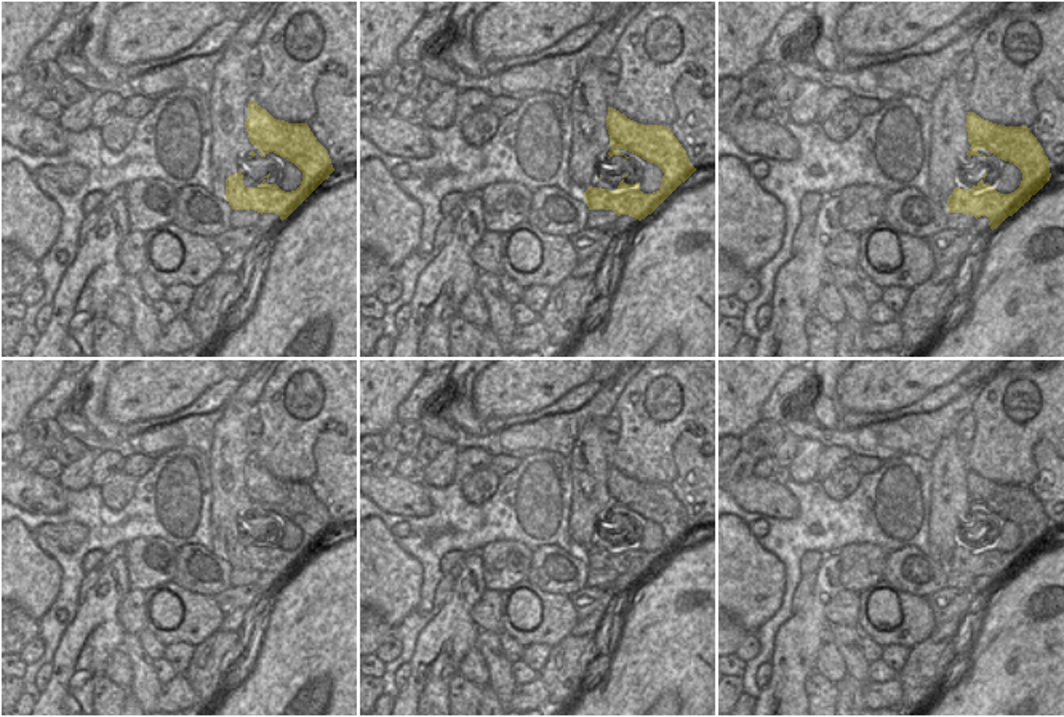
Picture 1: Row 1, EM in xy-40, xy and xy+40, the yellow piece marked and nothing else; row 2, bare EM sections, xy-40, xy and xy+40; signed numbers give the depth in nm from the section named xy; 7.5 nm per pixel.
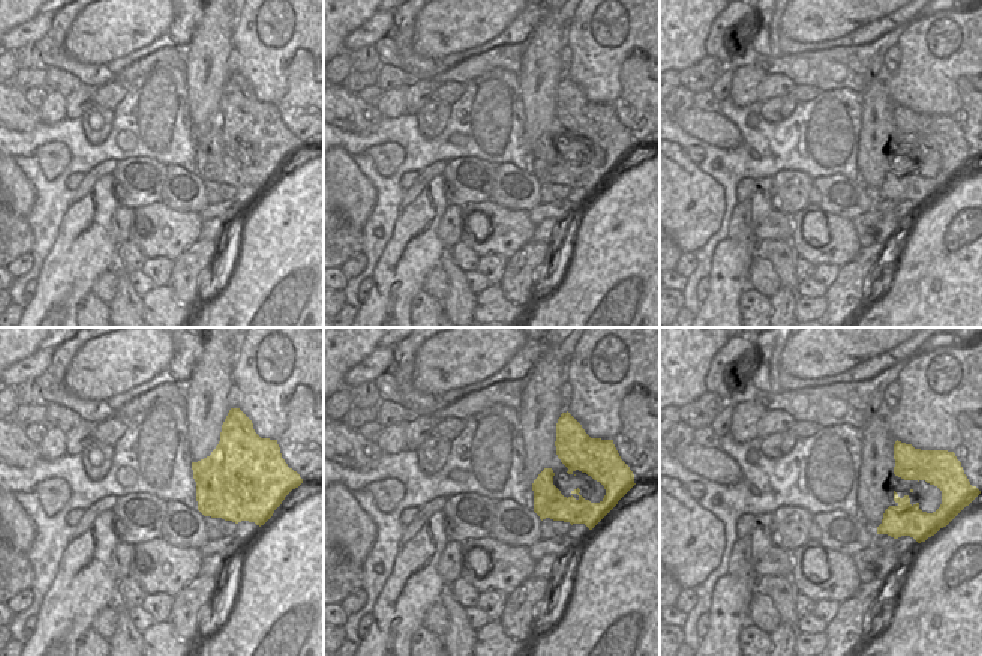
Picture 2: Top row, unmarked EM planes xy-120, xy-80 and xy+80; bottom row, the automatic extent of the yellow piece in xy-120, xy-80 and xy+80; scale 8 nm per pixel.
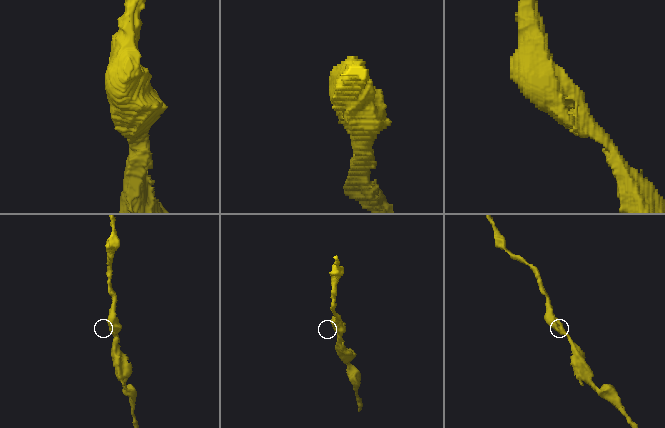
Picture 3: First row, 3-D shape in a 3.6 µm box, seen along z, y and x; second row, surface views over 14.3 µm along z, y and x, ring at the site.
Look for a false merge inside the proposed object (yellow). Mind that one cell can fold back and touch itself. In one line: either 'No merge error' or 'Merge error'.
No merge error

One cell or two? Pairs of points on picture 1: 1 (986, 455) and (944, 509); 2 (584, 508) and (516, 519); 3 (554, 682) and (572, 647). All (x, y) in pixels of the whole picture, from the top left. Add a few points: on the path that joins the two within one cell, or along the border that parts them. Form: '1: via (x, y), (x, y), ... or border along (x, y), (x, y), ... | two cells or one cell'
1: border along (964, 455), (965, 464), (970, 469) | two cells
2: border along (568, 472), (570, 540), (575, 546) | two cells
3: via (560, 674), (565, 655) | one cell

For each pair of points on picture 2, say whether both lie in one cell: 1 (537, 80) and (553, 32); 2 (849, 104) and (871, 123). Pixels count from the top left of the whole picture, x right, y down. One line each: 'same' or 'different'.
1: same
2: different

